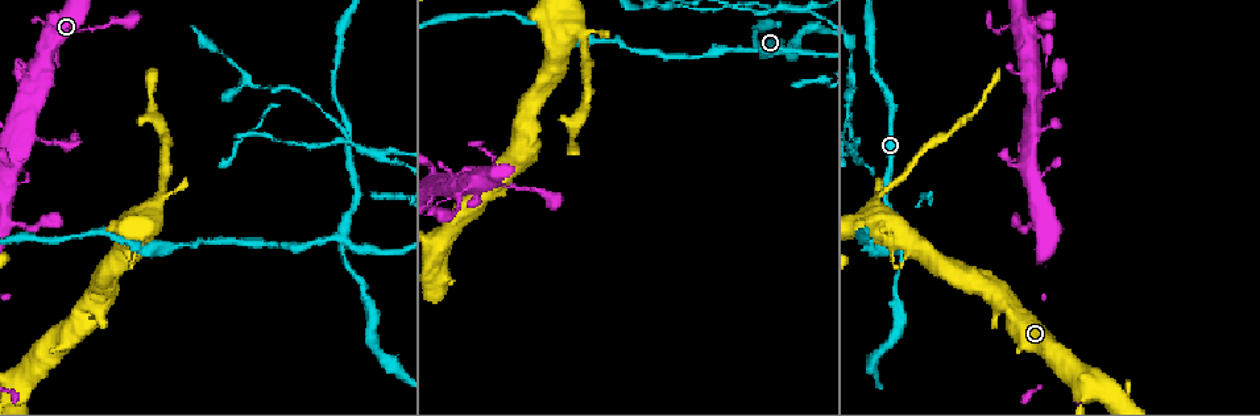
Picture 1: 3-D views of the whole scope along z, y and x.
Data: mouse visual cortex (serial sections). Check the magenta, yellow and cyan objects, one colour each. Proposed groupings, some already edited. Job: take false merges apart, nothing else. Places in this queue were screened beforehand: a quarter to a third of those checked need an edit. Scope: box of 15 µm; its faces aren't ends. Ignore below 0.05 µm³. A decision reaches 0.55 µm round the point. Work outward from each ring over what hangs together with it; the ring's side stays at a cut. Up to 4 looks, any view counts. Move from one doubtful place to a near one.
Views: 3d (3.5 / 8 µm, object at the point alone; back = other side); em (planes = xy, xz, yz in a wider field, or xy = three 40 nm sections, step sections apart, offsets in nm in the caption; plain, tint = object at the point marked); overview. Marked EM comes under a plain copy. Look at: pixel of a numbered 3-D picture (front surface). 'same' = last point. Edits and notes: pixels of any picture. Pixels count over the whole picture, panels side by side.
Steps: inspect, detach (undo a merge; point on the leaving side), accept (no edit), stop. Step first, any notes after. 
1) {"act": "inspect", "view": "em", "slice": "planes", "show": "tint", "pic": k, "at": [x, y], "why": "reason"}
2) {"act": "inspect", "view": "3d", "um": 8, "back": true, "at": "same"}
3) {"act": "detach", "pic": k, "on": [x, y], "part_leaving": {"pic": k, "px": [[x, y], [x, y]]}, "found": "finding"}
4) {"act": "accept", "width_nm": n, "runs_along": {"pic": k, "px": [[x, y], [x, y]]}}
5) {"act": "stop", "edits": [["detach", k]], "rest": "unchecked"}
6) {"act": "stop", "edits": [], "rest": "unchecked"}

{"act": "inspect", "view": "3d", "um": 8, "pic": 1, "at": [339, 238], "why": "four-way junction"}

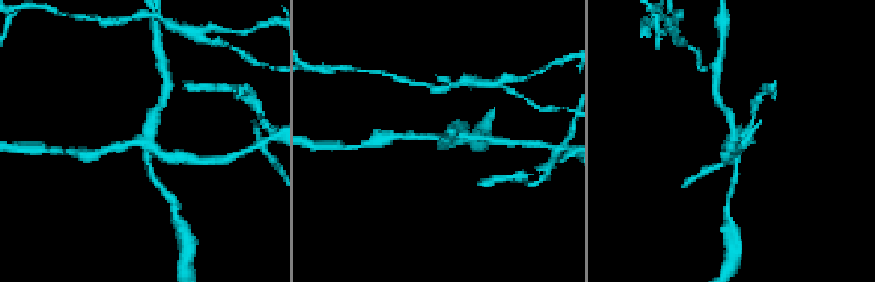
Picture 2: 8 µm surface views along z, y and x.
{"act": "inspect", "view": "em", "slice": "xy", "step": 3, "show": "tint", "pic": 2, "at": [440, 142], "arms": 4, "arm_widths_nm": [150, 200, 250, 250]}

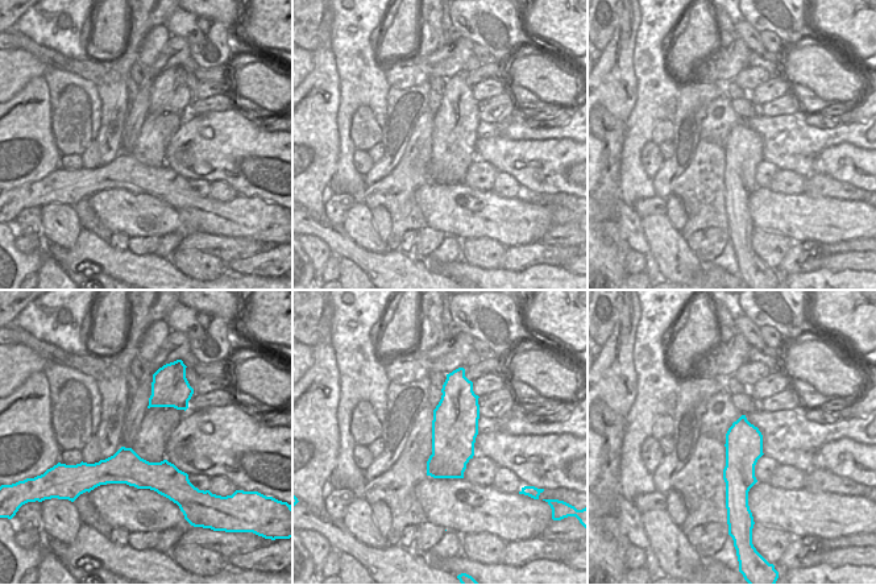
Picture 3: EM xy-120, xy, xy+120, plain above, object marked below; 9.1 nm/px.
{"act": "detach", "pic": 2, "on": [121, 145], "found": "a second cell is stuck on"}

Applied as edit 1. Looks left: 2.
{"act": "inspect", "view": "overview"}

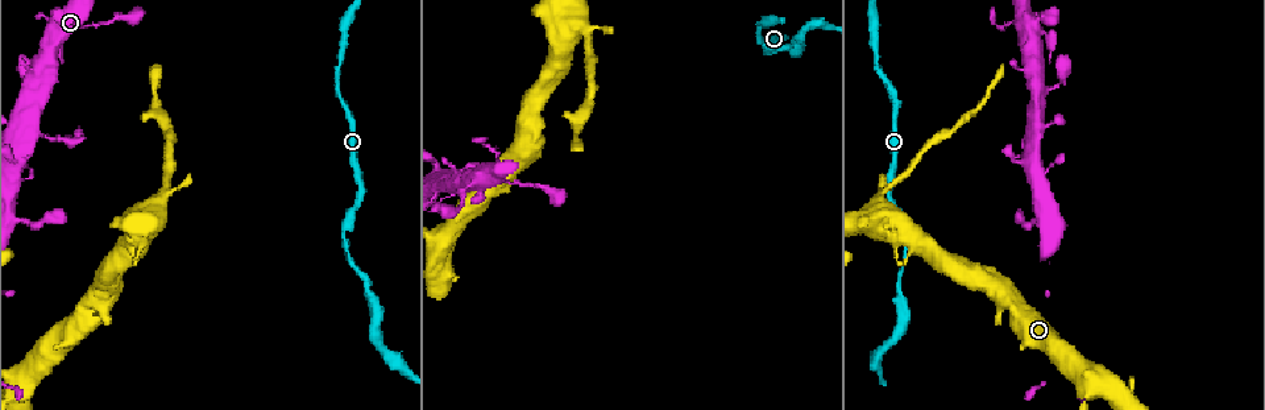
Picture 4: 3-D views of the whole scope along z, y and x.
{"act": "inspect", "view": "3d", "um": 3.5, "pic": 4, "at": [157, 205], "why": "abrupt turn"}

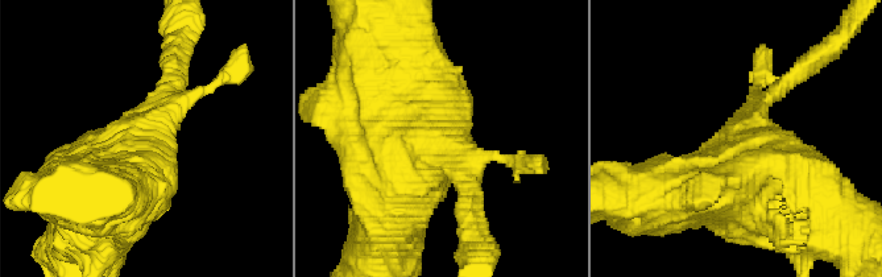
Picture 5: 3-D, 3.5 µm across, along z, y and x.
{"act": "detach", "pic": 5, "on": [476, 191], "part_leaving": {"pic": 5, "px": [[460, 162], [468, 182], [477, 256]]}, "found": "a second cell is stuck on"}

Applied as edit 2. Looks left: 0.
{"act": "stop", "edits": [["detach", 2], ["detach", 5]], "rest": "unchecked"}

